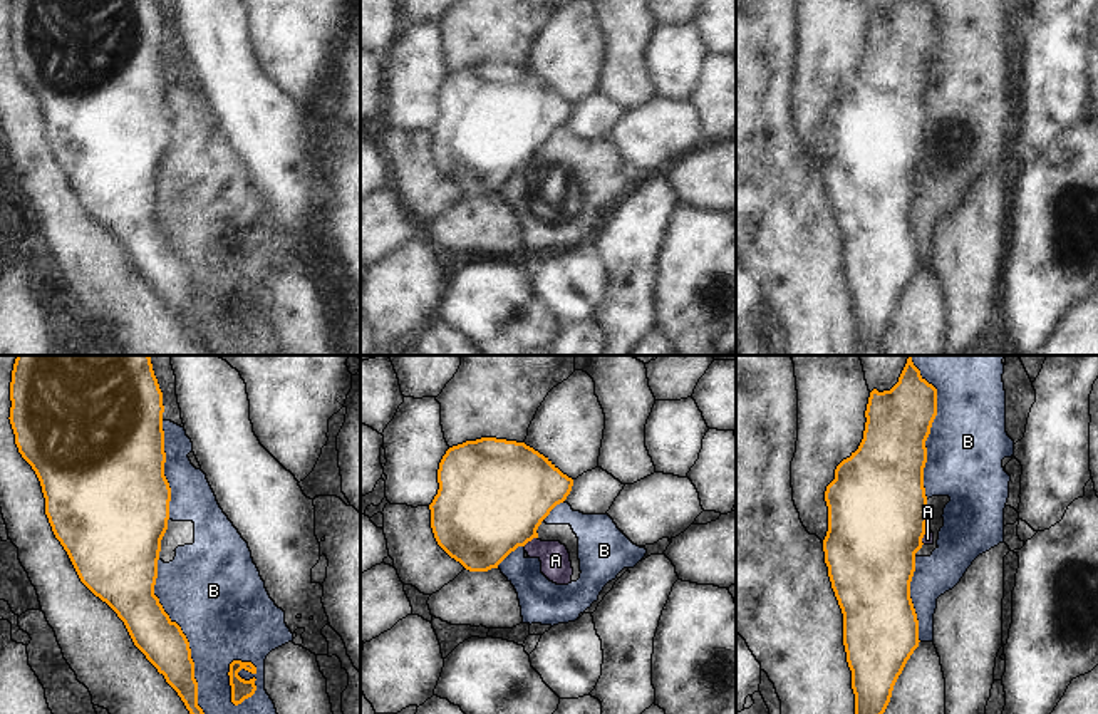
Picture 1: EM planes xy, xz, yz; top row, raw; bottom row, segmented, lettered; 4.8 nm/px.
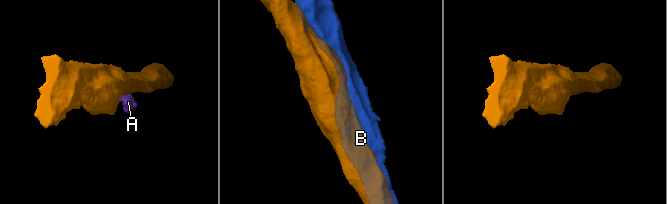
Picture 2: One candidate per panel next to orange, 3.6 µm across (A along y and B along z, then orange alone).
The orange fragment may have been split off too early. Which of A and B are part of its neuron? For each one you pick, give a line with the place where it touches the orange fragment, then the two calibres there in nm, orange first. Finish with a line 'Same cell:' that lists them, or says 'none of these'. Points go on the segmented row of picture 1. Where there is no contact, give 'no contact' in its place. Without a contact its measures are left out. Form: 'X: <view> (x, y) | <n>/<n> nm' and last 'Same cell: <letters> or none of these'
Same cell: none of these

